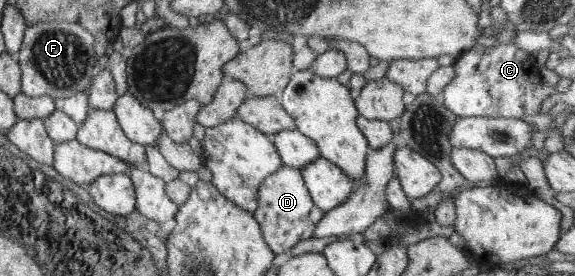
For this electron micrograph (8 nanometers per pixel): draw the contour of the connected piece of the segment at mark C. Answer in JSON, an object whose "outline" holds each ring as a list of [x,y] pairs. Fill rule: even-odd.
{"outline":[[[514,44],[491,47],[476,46],[453,63],[455,77],[442,93],[442,100],[457,117],[513,118],[537,114],[541,103],[553,89],[541,82],[540,66],[530,52]]]}

